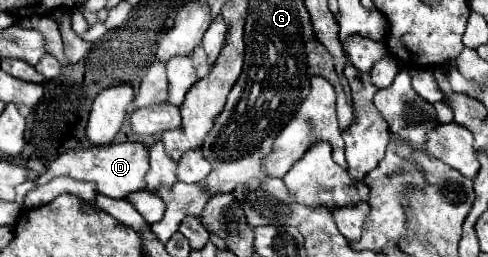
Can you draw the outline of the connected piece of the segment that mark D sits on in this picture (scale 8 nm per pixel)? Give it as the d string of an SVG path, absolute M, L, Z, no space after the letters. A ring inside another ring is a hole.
M122 142L122 144L68 150L50 164L50 168L38 178L38 184L46 184L56 176L72 176L76 180L96 182L102 196L126 198L130 192L146 188L144 182L146 172L148 172L148 148L140 142Z

